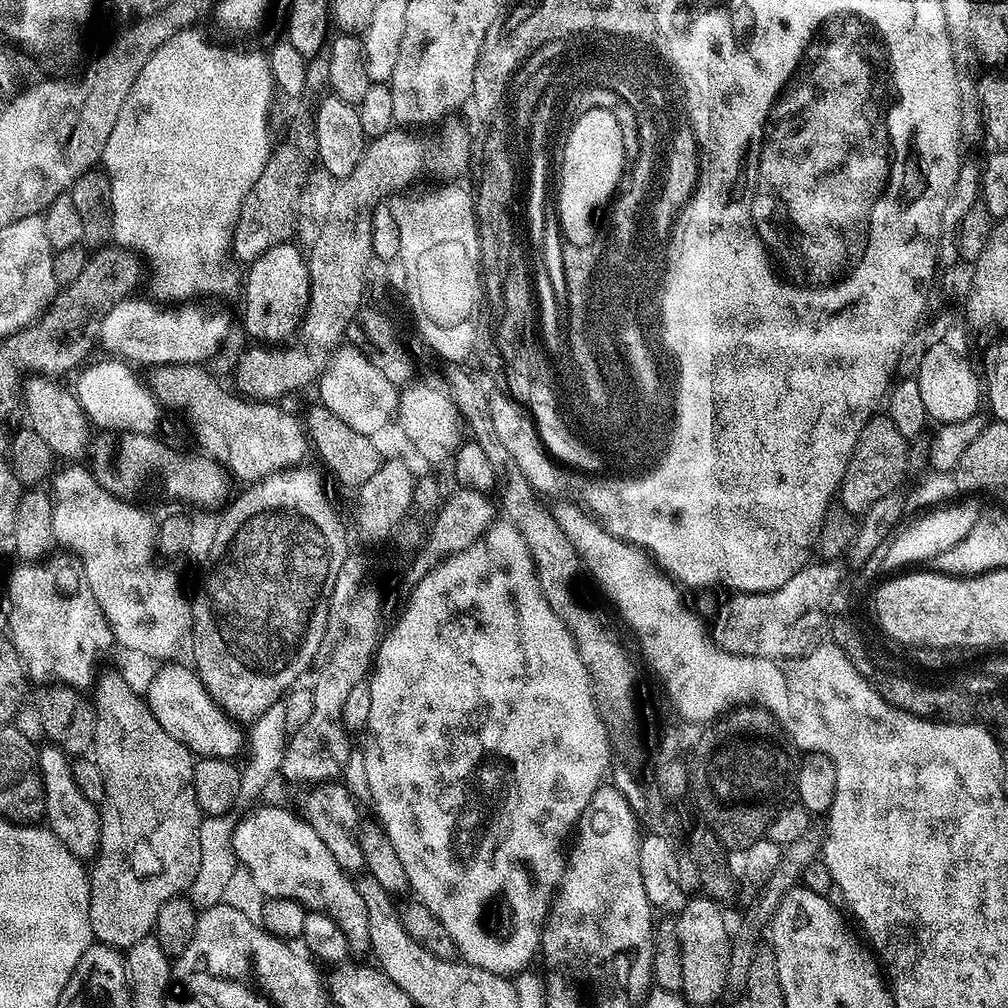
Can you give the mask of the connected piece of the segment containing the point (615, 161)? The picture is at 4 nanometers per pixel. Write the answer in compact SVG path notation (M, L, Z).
M580 120L570 125L566 135L568 141L562 147L564 156L558 166L560 197L557 198L554 208L560 214L560 230L564 234L565 241L574 246L586 246L592 243L598 235L596 224L592 221L596 216L596 211L604 203L607 202L608 204L617 195L618 189L625 179L626 166L624 170L624 156L622 153L625 154L626 148L622 144L622 131L617 120Z

